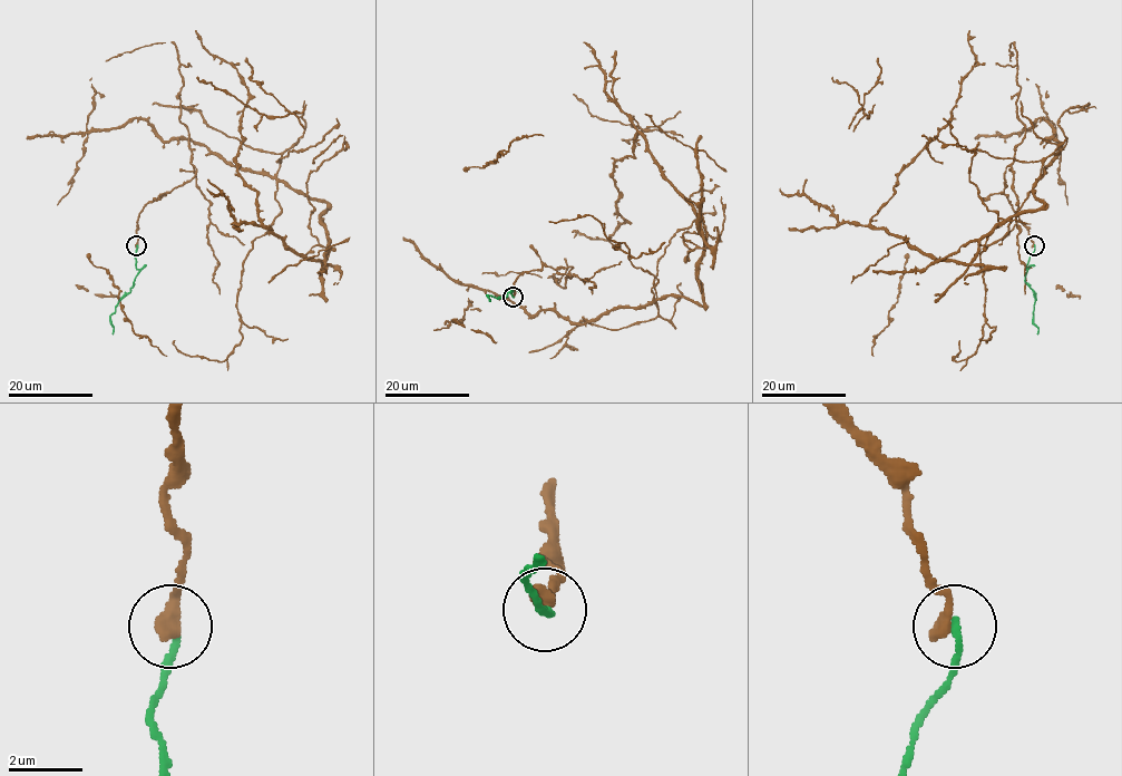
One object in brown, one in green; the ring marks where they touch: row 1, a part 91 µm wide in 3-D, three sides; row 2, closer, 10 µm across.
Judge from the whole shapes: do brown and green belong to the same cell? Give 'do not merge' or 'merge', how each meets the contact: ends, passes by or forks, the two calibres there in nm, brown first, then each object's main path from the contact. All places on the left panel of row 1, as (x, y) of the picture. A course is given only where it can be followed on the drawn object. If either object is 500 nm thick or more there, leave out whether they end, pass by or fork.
do not merge; brown ends; green ends; calibres 400 and 200 nm; course brown (136, 245), (194, 165), (245, 244), (279, 182), (327, 203), (328, 259), (263, 224), (244, 78), (195, 30); course green (136, 245), (135, 264), (139, 272), (130, 290), (109, 317), (111, 333)

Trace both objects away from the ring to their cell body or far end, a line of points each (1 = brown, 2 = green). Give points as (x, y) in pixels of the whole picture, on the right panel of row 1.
1: (1034, 245), (1007, 165), (996, 242), (1036, 182), (1043, 203), (969, 263), (870, 224), (949, 119), (969, 30)
2: (1034, 245), (1025, 282), (1035, 296), (1037, 333)

